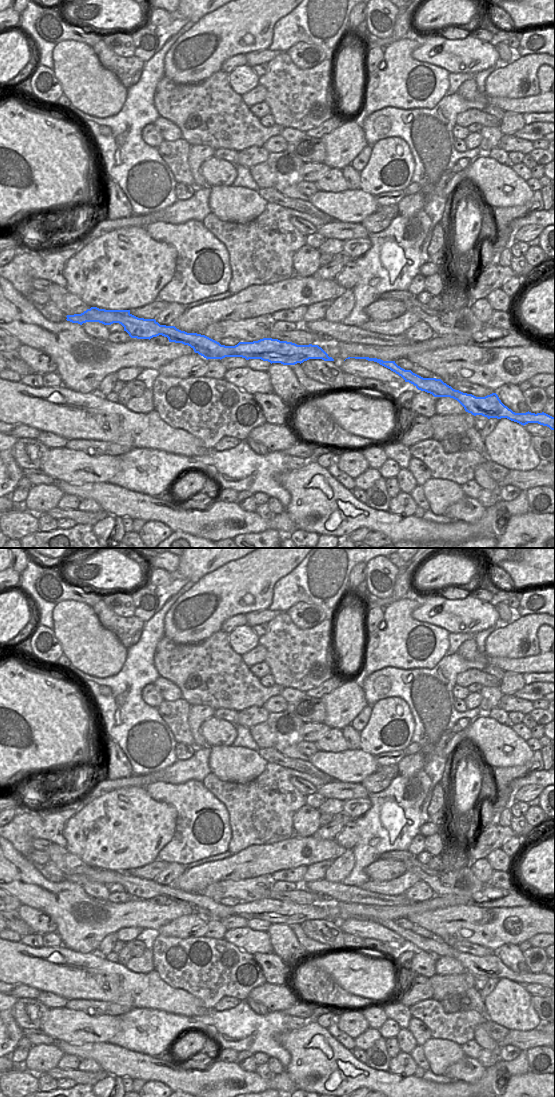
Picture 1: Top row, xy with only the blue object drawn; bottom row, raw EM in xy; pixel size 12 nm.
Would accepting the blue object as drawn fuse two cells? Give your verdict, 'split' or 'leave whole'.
leave whole

